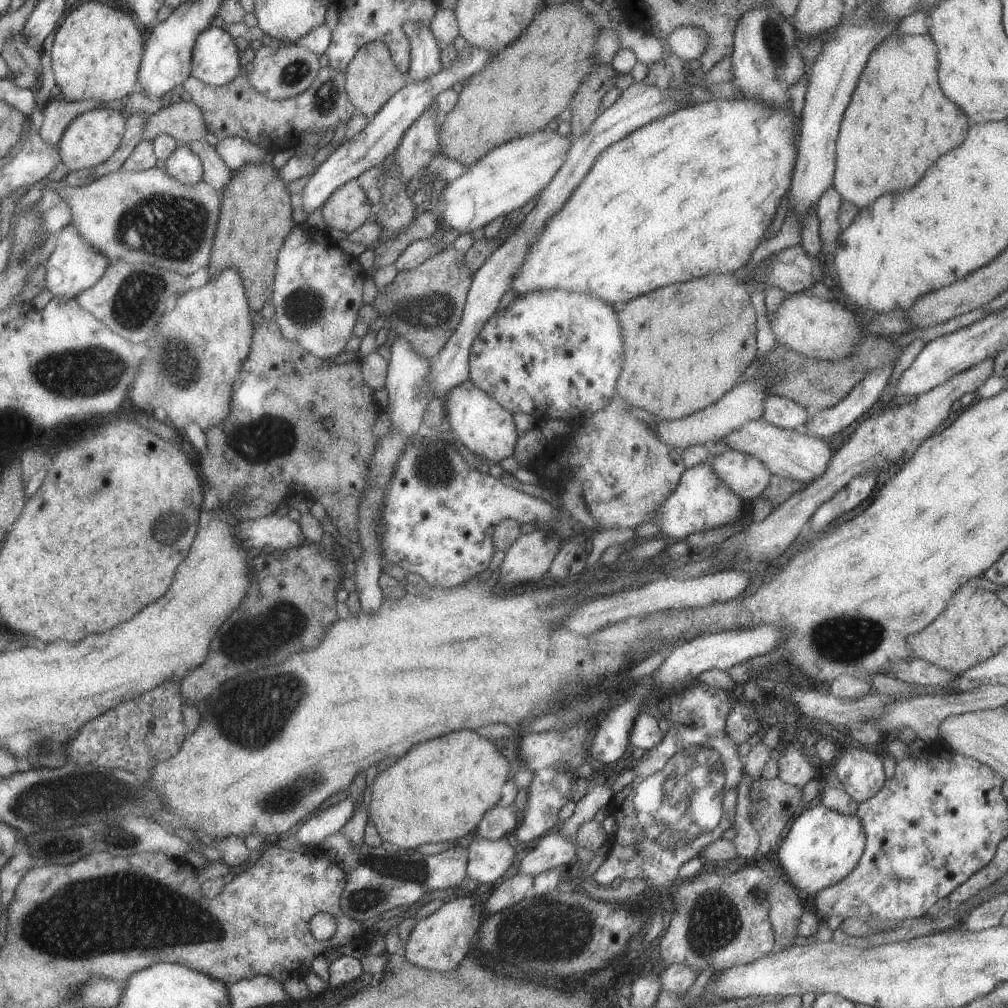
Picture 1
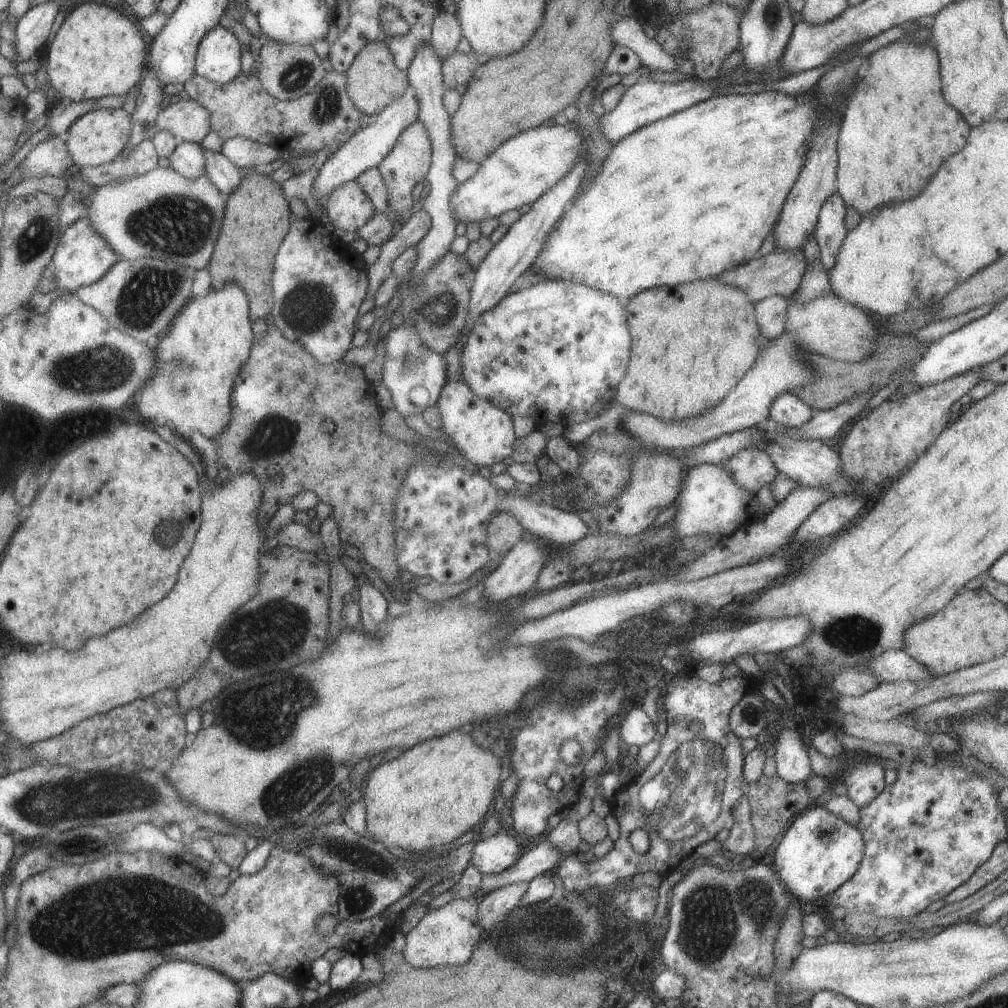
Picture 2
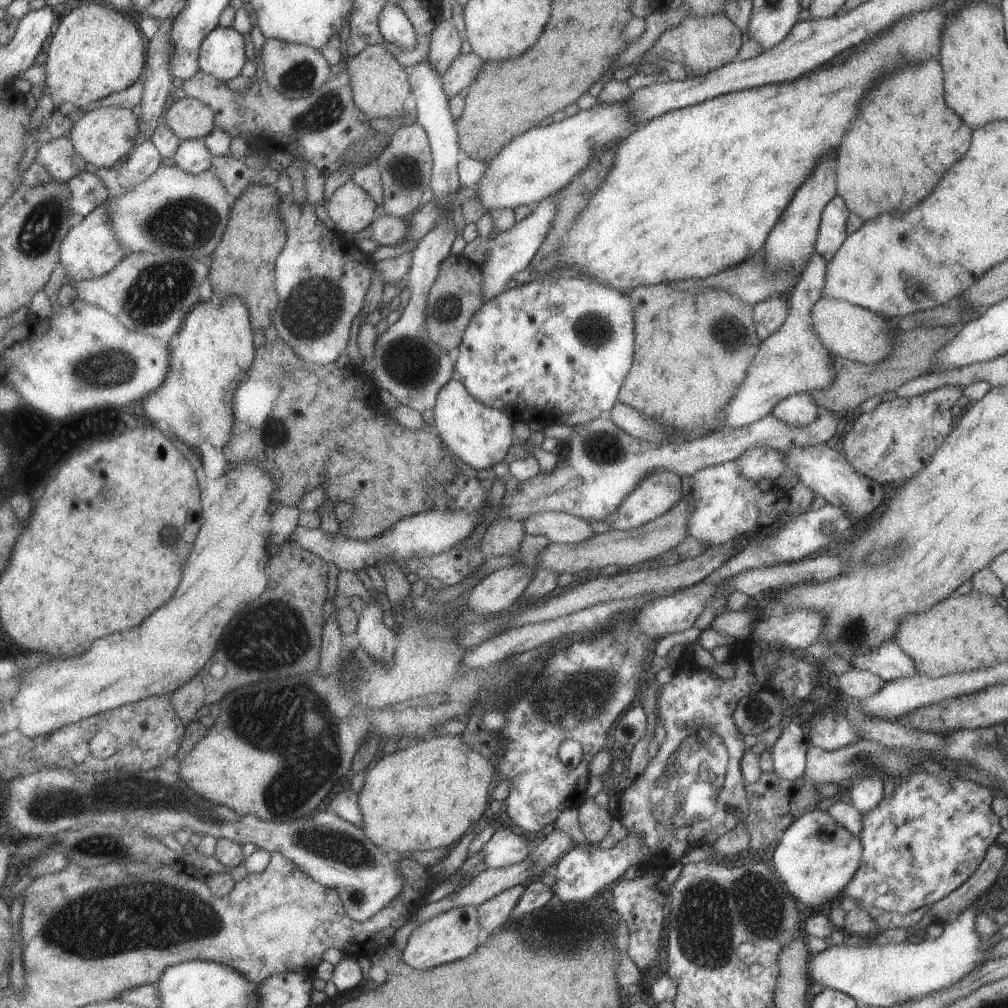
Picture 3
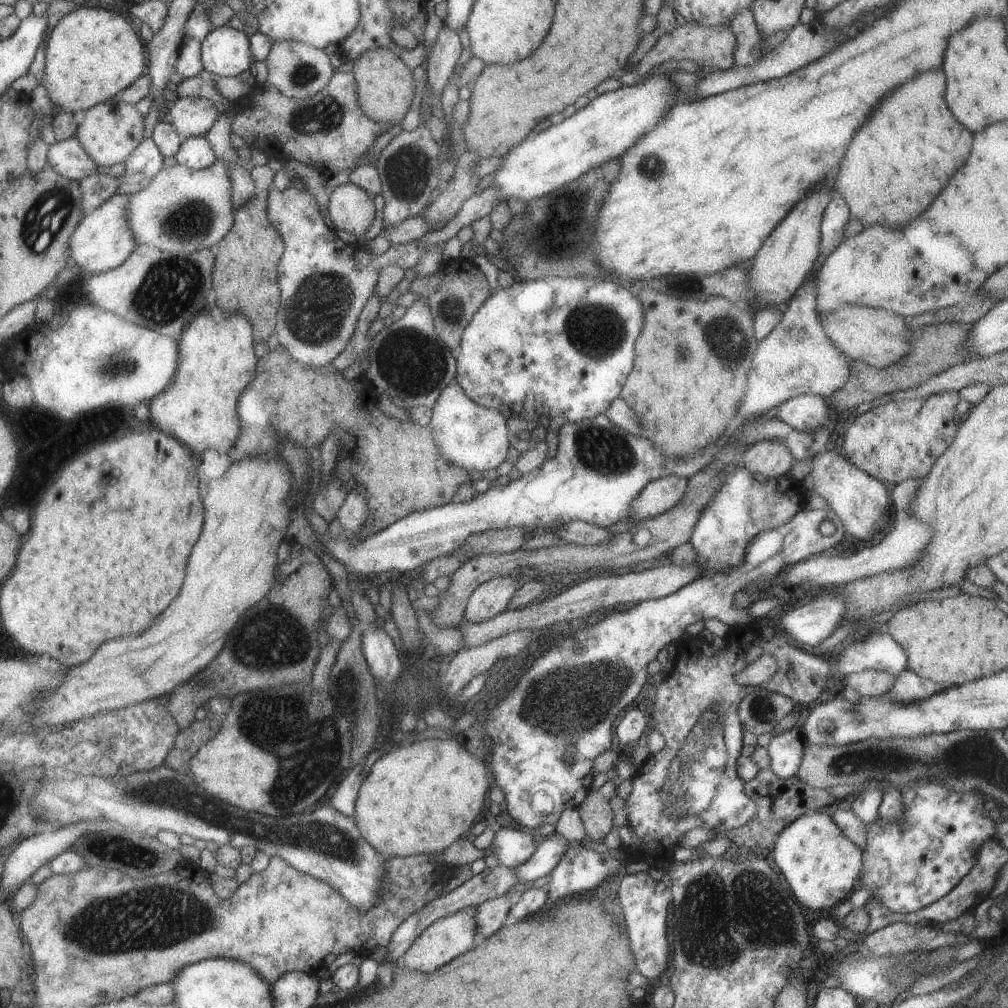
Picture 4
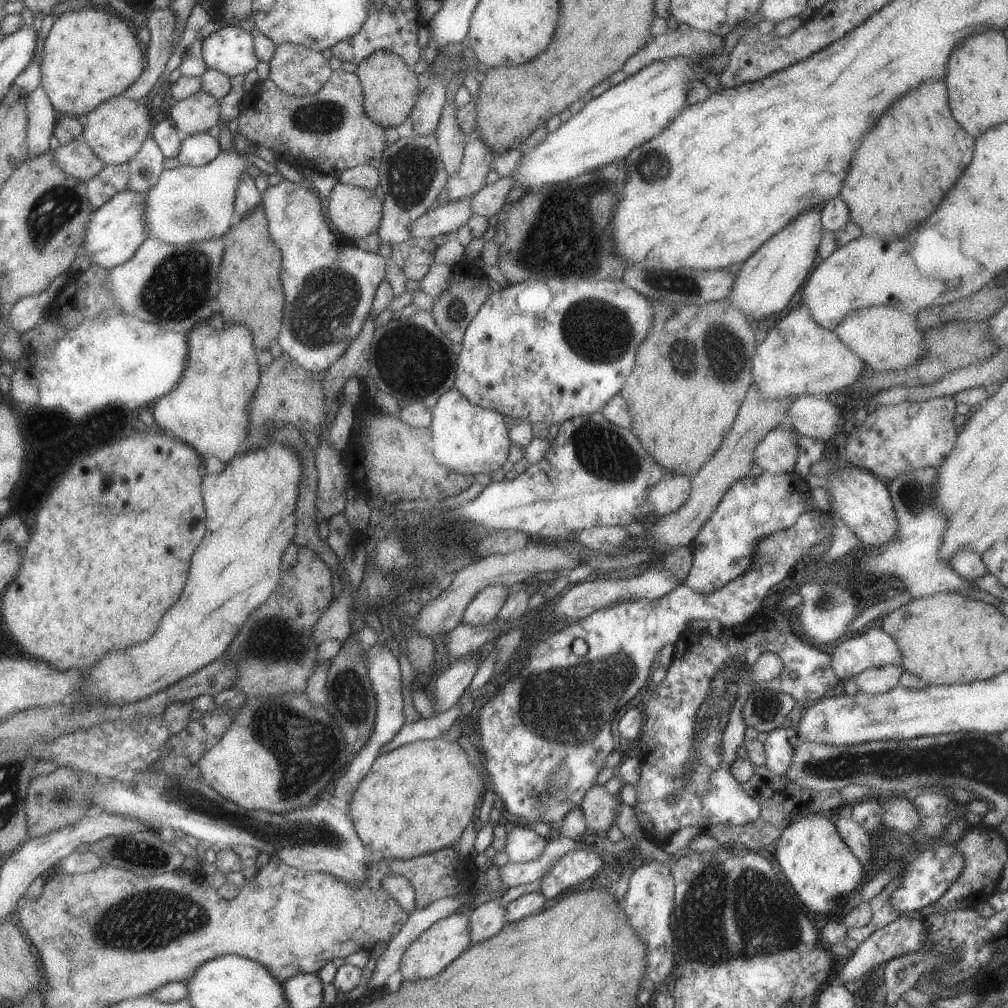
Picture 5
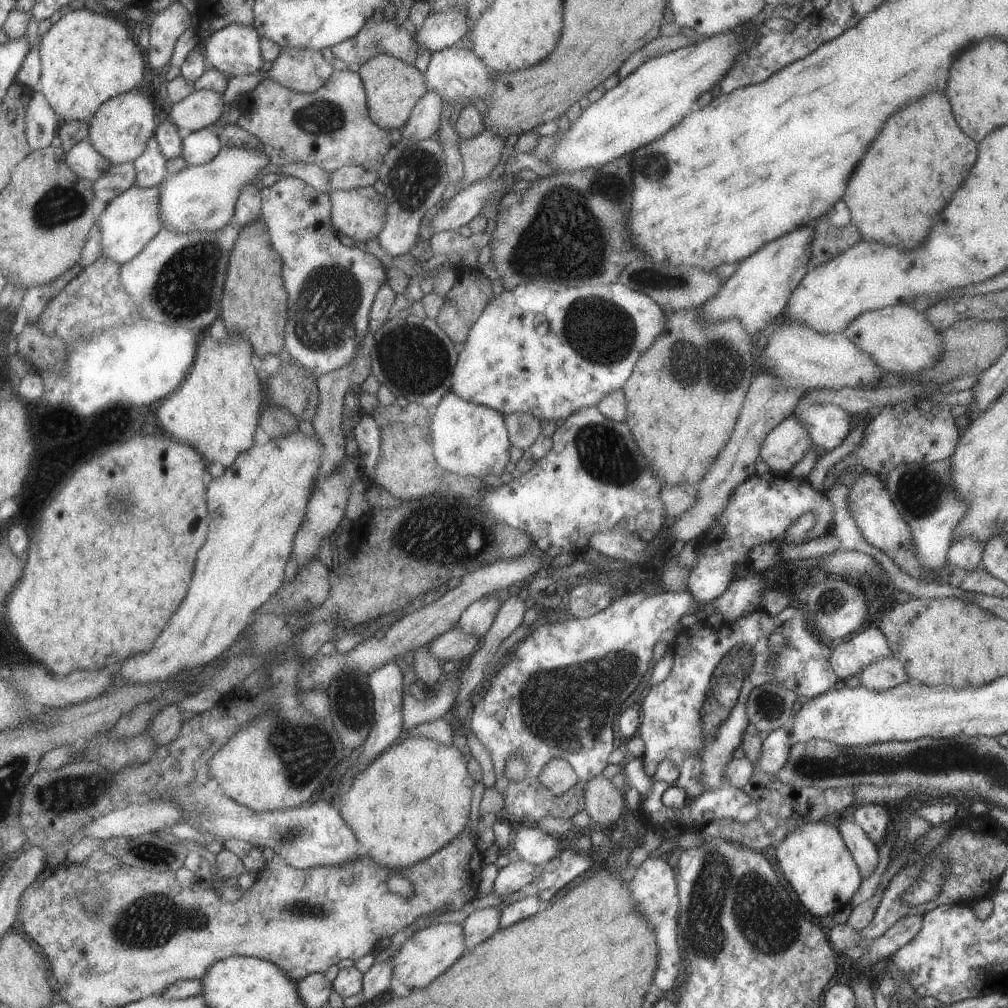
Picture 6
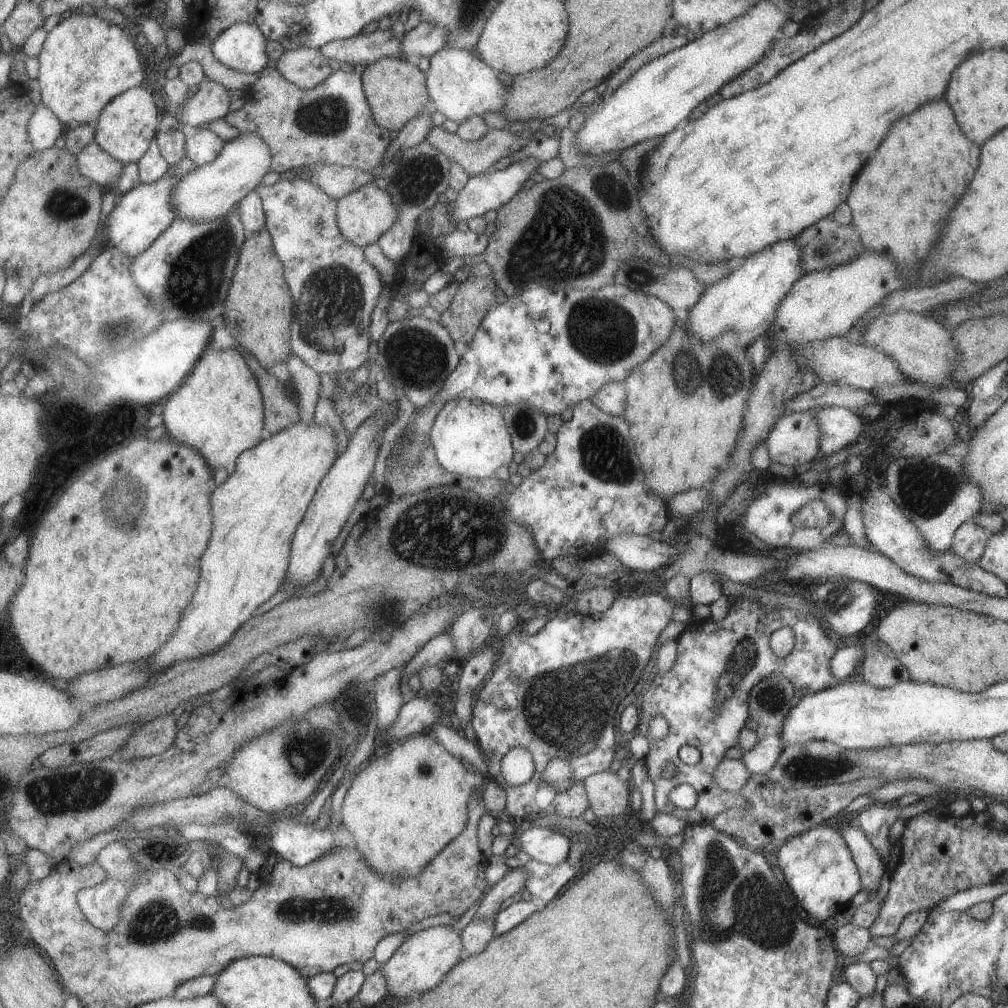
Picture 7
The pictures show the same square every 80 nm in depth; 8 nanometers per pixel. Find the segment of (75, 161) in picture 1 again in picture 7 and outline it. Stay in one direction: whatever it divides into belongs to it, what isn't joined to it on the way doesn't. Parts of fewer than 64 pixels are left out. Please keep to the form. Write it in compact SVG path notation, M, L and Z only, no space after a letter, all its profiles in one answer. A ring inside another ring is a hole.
M137 85L107 102L92 124L97 146L123 164L136 163L145 154L148 144L157 133L157 108L153 94L154 91Z

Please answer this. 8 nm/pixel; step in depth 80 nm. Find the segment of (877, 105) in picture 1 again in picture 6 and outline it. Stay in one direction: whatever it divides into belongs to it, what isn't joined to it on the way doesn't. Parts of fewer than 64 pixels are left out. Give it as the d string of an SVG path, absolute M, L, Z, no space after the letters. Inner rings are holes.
M933 92L933 94L925 94L923 98L919 98L917 102L909 104L905 110L899 110L895 112L893 116L889 116L889 120L885 122L883 130L879 132L879 136L875 138L875 142L869 146L867 154L861 158L859 166L855 168L855 172L851 174L849 182L847 182L847 188L845 188L845 196L842 196L842 201L847 205L850 212L850 223L857 228L860 234L860 238L863 241L875 241L876 243L888 246L897 247L900 251L910 251L916 249L919 244L922 244L931 228L931 222L935 220L935 216L939 216L939 212L943 210L943 206L947 204L947 200L951 200L953 192L959 188L959 184L963 184L963 180L969 176L967 172L973 168L975 164L975 142L971 138L967 138L959 126L955 124L953 120L953 114L951 114L951 108L949 108L949 102L943 94L939 92Z

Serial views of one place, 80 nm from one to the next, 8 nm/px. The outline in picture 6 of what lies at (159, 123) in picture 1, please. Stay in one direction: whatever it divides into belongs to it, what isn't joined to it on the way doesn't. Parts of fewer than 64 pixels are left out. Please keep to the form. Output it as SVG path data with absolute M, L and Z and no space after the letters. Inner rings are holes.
M212 89L191 90L183 100L173 103L168 113L169 121L191 133L213 125L223 114L222 95Z

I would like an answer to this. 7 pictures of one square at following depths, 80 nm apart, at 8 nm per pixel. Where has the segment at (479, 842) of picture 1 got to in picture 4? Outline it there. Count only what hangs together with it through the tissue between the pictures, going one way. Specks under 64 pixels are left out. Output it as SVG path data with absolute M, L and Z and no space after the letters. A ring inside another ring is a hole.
M505 827L494 829L494 849L491 852L504 867L512 869L535 853L537 846L529 833Z

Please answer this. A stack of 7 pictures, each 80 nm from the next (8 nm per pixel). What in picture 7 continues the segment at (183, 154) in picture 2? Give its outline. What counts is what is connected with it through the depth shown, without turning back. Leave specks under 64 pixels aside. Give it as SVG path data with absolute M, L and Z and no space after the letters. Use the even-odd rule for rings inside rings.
M197 128L195 134L184 140L186 157L197 166L213 162L224 142L210 129Z

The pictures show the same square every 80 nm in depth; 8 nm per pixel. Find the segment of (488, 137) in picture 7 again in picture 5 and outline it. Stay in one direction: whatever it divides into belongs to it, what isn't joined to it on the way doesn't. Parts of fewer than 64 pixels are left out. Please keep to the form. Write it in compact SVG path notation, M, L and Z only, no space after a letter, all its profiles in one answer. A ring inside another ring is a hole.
M471 137L462 152L457 172L451 175L444 186L448 192L448 202L463 197L472 197L486 184L487 172L497 156L481 139Z

